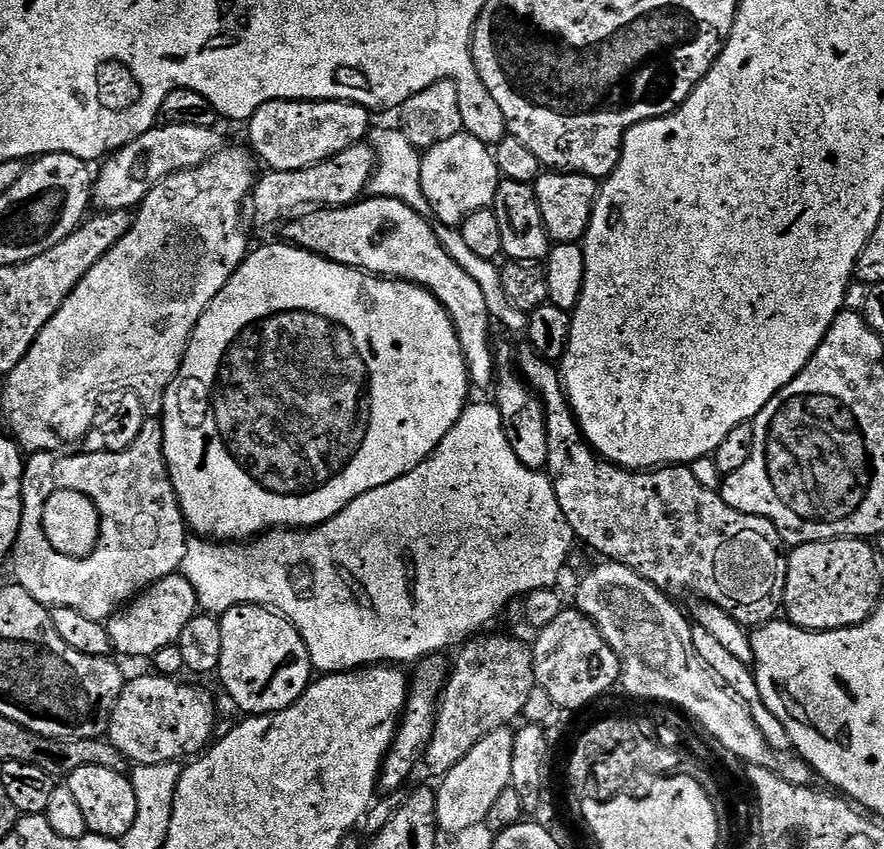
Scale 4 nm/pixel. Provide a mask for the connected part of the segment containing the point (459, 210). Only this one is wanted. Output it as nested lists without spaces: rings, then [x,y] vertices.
[[[460,130],[457,136],[448,136],[430,148],[423,153],[420,162],[421,188],[428,199],[431,215],[437,221],[456,226],[474,210],[495,205],[502,177],[489,145]]]

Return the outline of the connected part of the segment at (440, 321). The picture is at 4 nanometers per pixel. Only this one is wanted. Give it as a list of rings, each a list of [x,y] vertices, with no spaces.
[[[279,243],[268,244],[265,248],[258,249],[257,252],[256,249],[249,251],[241,262],[239,270],[230,278],[230,282],[226,282],[224,289],[212,299],[208,311],[204,312],[198,326],[192,331],[192,341],[188,343],[188,349],[184,351],[184,361],[180,363],[180,374],[174,384],[176,392],[167,391],[162,398],[164,399],[164,416],[162,415],[164,456],[168,459],[168,471],[172,474],[172,485],[176,487],[176,496],[180,500],[180,508],[184,511],[184,519],[193,533],[204,538],[215,538],[220,542],[244,542],[257,534],[267,533],[273,526],[283,526],[288,530],[307,530],[324,524],[327,520],[332,520],[346,505],[354,502],[354,498],[358,498],[370,490],[378,490],[378,486],[386,486],[386,482],[394,482],[398,478],[410,474],[410,470],[414,470],[427,456],[431,456],[432,451],[442,442],[442,438],[446,438],[448,431],[456,425],[470,400],[468,397],[468,388],[470,389],[468,361],[464,358],[464,349],[460,347],[460,337],[456,334],[456,326],[452,323],[448,309],[427,288],[406,280],[385,278],[365,270],[352,268],[348,264],[337,264],[336,261],[329,260],[326,256],[317,256],[315,252],[310,252],[306,248],[298,248],[294,244]]]

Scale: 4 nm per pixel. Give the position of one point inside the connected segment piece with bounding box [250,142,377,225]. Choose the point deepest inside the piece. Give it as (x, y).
(341, 180)

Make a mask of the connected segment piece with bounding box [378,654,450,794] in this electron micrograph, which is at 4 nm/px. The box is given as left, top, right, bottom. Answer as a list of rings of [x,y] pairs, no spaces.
[[[433,654],[424,657],[415,665],[416,673],[411,673],[408,685],[408,701],[404,704],[404,715],[398,721],[396,738],[392,747],[384,758],[384,766],[380,770],[378,788],[381,793],[401,791],[404,783],[412,776],[412,771],[421,767],[424,752],[432,740],[436,729],[438,709],[441,707],[442,697],[445,695],[446,685],[450,680],[450,660],[444,654]]]

